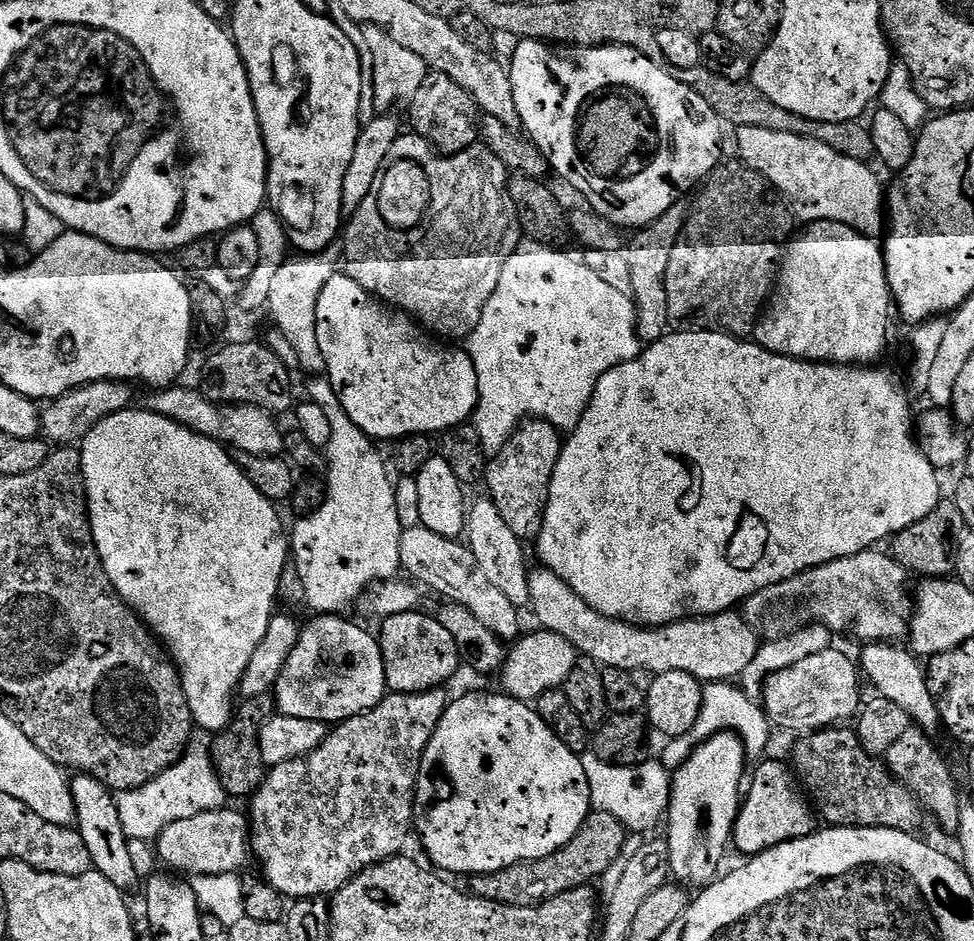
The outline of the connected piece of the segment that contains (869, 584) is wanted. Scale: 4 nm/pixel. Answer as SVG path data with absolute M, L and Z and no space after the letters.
M869 550L867 552L859 552L853 556L847 556L841 560L835 560L834 562L826 562L822 566L817 568L811 568L806 570L802 574L798 574L794 578L786 578L782 582L778 582L774 586L766 586L766 590L758 590L753 596L749 596L747 600L743 601L742 609L742 620L745 625L753 633L756 632L758 635L762 636L765 641L776 640L780 636L788 636L792 632L796 632L801 628L806 628L809 626L819 626L821 628L828 628L832 634L838 634L840 631L853 632L861 642L896 642L901 635L903 637L905 633L909 631L909 621L910 621L910 600L904 597L904 583L910 580L909 573L905 572L899 564L892 561L891 555L885 554L884 556L880 553L880 550Z

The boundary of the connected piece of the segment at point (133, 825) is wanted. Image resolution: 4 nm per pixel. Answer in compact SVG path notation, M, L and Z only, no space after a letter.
M186 752L140 788L121 792L115 797L114 816L118 821L119 831L129 841L151 841L160 835L161 829L174 822L182 822L182 818L194 818L194 814L213 812L215 808L225 807L229 803L229 793L215 778L207 753Z

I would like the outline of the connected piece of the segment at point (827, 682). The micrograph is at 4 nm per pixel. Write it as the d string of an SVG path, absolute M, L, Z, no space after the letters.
M827 650L813 657L802 659L786 669L778 670L763 681L764 704L762 712L769 725L789 728L798 734L814 733L817 730L836 726L839 720L851 721L862 707L860 688L856 685L858 668L835 650Z

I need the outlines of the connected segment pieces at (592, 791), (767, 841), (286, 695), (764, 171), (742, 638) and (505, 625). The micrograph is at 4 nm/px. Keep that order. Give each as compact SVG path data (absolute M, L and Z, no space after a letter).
M583 753L579 759L580 774L586 789L586 800L595 812L608 813L627 831L644 832L663 819L666 810L666 793L669 773L661 763L637 762L632 766L602 763L591 753Z
M780 760L762 763L756 764L758 766L752 772L752 781L749 784L747 781L730 833L731 843L736 843L737 850L747 858L759 857L761 852L771 852L780 844L811 836L818 824L809 801L794 783L789 765L784 765Z
M316 614L308 625L299 629L297 644L285 658L275 681L275 711L281 716L316 720L320 724L335 726L341 720L349 720L368 712L377 702L384 699L386 685L378 678L378 668L374 656L368 653L368 636L356 624L343 620L340 614Z
M736 128L734 134L736 134L736 152L740 155L739 163L745 168L752 169L757 176L763 178L771 187L774 189L776 187L776 192L781 196L782 199L788 203L788 208L797 216L800 220L808 220L809 225L814 225L818 223L826 224L839 224L845 228L850 228L853 230L865 230L876 220L876 199L881 199L882 196L882 184L880 188L880 180L863 164L863 159L852 159L850 157L844 157L842 154L835 153L834 150L830 150L828 146L822 146L818 142L814 142L810 138L802 138L796 134L782 134L778 130L762 130L761 128Z
M539 570L526 580L532 612L541 629L561 636L574 645L581 657L589 656L601 669L617 668L624 673L681 672L701 682L728 682L744 672L754 645L748 641L750 632L735 611L719 612L717 616L702 616L680 620L676 624L637 626L620 620L610 620L598 614L578 598L552 572Z
M419 526L408 528L405 532L403 529L398 536L398 564L403 571L405 568L413 576L413 581L421 580L426 587L433 588L440 596L445 596L445 601L464 607L475 618L476 623L495 637L517 635L516 610L508 602L509 597L496 591L479 575L470 563L469 552L463 543L446 536L438 536Z

